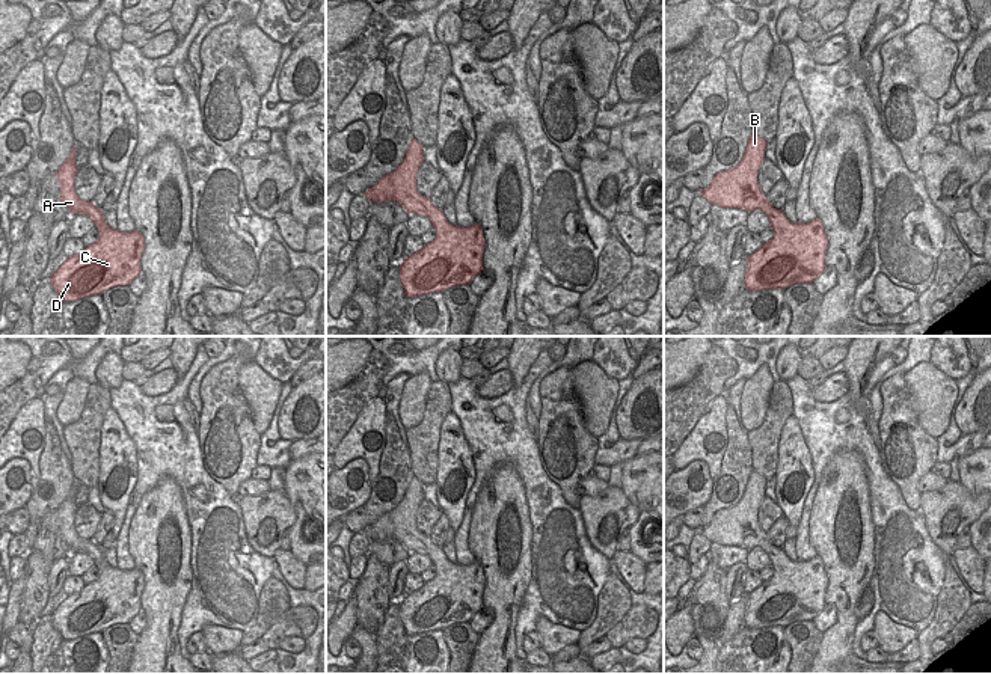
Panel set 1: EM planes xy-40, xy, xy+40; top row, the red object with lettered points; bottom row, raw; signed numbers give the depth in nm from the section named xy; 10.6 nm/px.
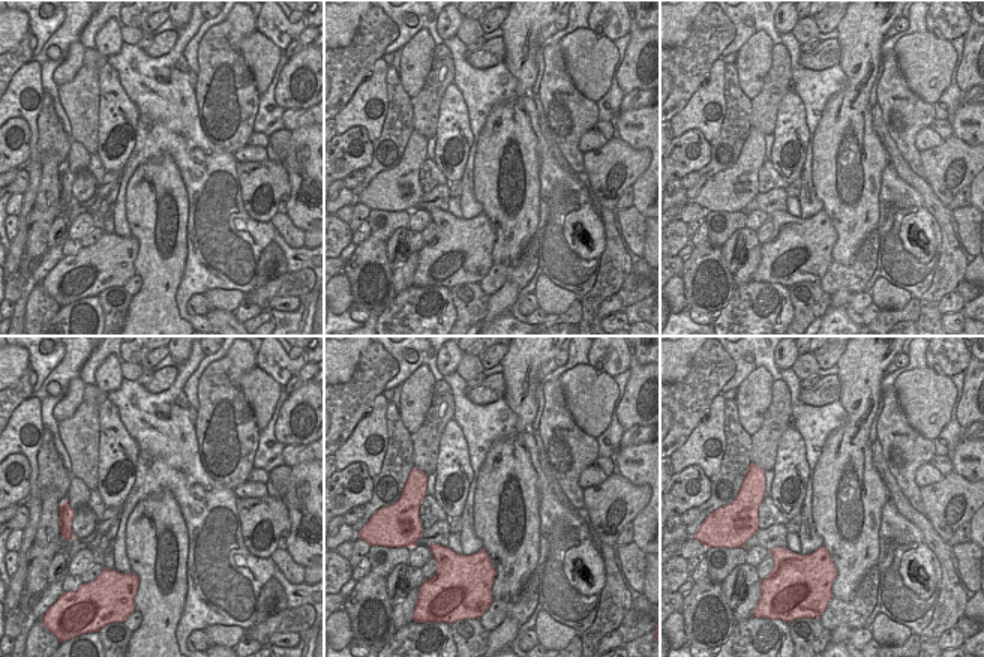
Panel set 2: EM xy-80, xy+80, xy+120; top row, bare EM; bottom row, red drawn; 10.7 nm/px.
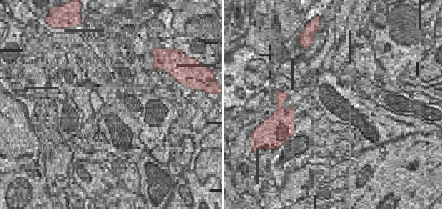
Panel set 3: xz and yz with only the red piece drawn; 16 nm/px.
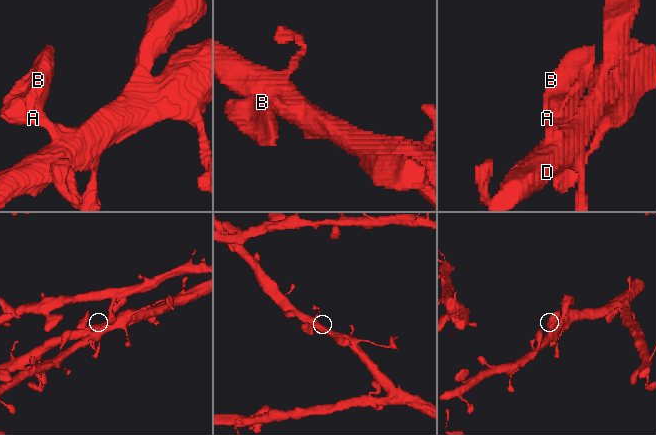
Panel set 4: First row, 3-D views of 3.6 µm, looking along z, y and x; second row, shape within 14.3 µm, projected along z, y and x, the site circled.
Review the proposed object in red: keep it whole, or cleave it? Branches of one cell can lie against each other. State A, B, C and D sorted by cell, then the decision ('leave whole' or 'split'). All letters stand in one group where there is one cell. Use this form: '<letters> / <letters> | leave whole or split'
A B C D | leave whole

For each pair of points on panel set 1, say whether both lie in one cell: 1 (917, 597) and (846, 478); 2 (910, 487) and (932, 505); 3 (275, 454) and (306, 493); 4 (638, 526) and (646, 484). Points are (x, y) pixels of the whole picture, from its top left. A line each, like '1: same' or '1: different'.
1: different
2: different
3: different
4: same

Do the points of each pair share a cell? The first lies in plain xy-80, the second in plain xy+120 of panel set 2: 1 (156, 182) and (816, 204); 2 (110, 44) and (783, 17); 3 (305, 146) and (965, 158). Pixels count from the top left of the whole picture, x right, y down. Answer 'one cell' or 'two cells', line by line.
1: two cells
2: one cell
3: two cells

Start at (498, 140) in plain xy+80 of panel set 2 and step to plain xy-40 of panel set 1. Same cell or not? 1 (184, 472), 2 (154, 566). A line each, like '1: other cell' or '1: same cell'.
1: other cell
2: same cell

